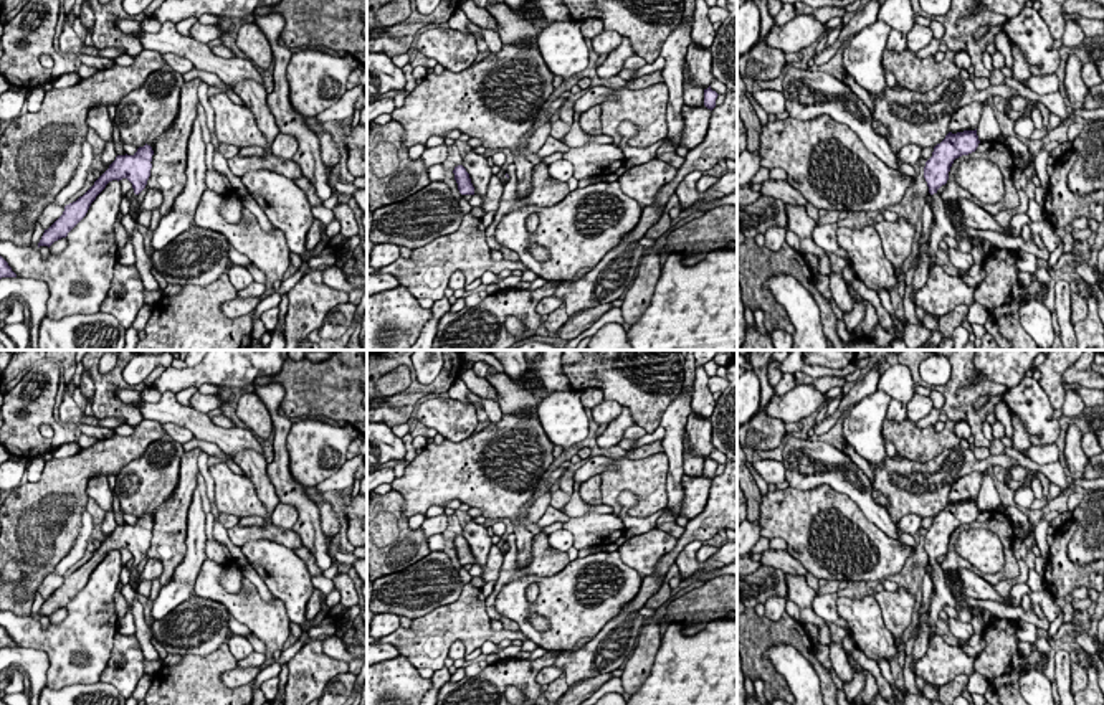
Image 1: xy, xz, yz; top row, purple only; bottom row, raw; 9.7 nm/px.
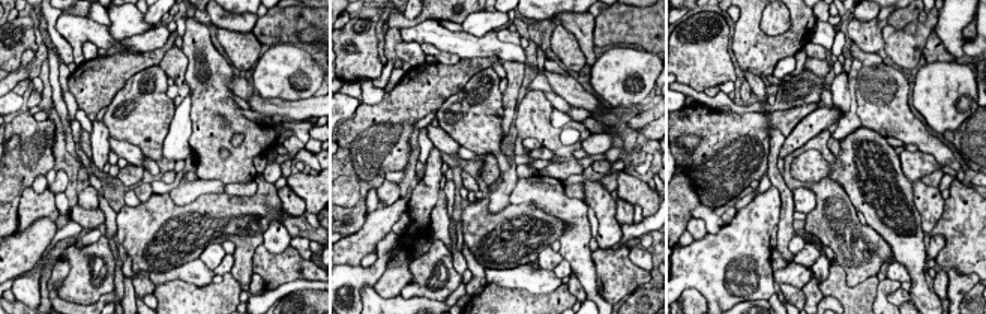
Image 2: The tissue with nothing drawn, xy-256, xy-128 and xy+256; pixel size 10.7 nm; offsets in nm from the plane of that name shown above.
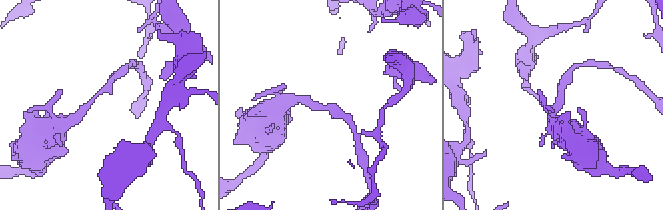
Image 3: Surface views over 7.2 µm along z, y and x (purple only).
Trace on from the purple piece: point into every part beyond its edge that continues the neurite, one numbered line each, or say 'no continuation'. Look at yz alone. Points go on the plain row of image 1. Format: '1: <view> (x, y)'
1: yz (942, 596)

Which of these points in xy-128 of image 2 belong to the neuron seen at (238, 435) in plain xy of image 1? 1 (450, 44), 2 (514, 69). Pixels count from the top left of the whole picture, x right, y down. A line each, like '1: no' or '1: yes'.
1: yes
2: no

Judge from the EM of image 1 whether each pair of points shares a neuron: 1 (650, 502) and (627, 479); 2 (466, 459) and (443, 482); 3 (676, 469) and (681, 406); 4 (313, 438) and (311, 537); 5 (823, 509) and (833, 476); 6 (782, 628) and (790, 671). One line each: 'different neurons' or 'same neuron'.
1: same neuron
2: same neuron
3: same neuron
4: different neurons
5: different neurons
6: different neurons

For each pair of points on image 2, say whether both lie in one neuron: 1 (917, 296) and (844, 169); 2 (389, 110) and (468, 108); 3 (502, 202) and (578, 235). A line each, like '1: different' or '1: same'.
1: same
2: different
3: different

